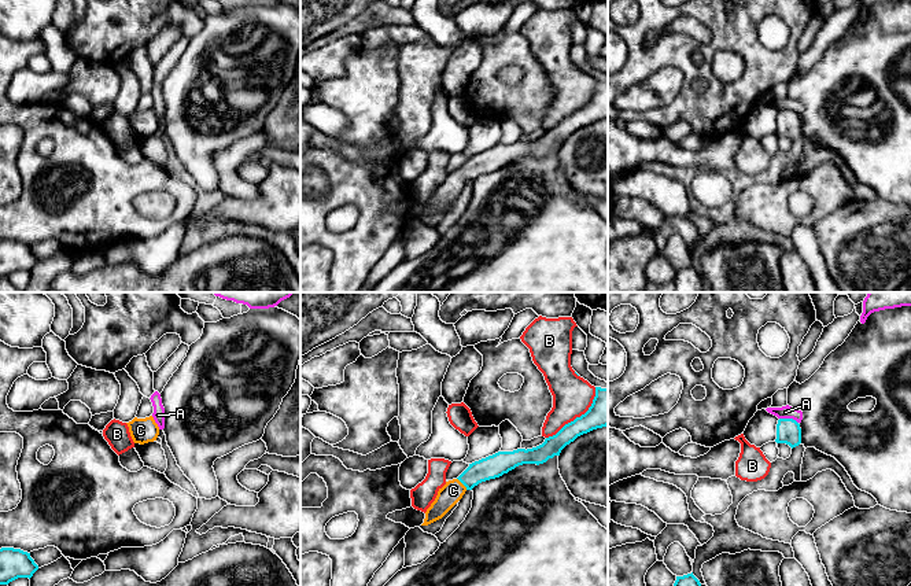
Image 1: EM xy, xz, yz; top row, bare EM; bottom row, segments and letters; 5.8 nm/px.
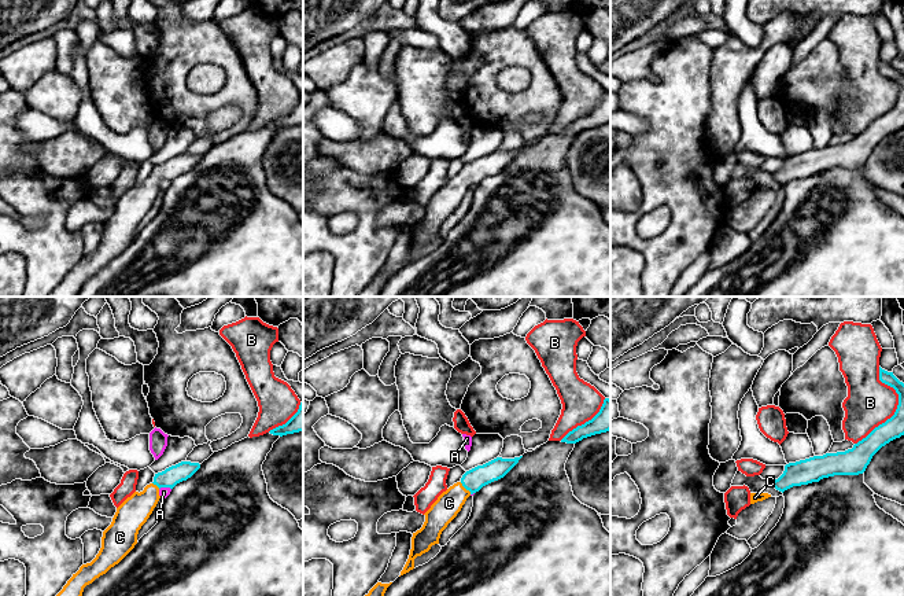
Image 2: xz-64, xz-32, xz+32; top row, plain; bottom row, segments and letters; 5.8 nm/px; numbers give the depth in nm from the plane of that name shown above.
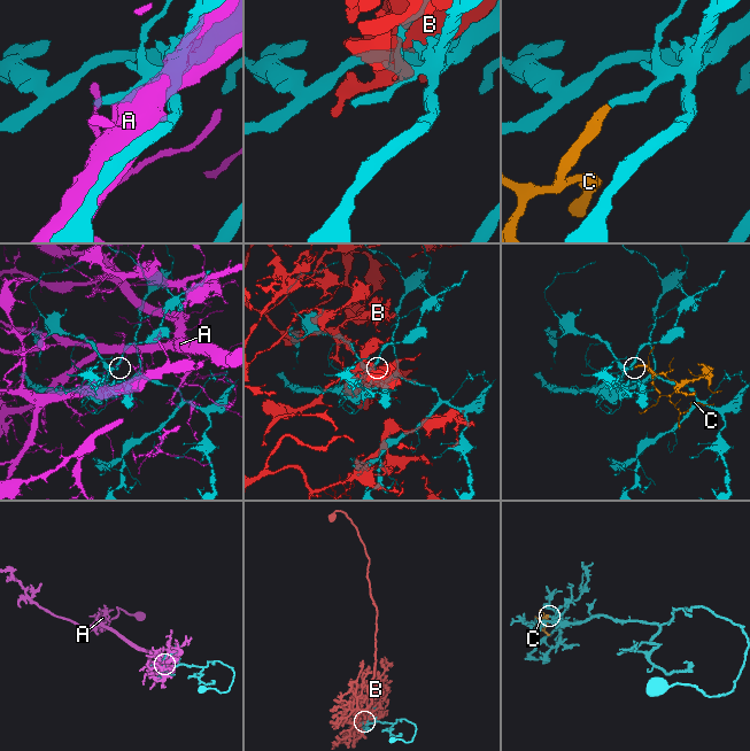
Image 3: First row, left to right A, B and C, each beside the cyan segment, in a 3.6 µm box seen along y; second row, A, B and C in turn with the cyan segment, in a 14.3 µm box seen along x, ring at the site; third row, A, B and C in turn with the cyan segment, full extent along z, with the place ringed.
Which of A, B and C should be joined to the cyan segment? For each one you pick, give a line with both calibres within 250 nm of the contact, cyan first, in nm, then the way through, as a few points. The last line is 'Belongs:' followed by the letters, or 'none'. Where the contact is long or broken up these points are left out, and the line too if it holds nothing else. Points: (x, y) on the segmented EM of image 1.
C: Thickness 140 nm (cyan) against 120 nm. Path across: xz (491, 467), (478, 471), (461, 482), (453, 490)
Belongs: C

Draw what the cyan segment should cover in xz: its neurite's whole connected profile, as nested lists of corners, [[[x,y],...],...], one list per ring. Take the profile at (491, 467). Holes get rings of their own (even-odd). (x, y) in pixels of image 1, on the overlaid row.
[[[595,387],[595,397],[589,410],[565,424],[556,435],[532,449],[498,452],[493,456],[469,464],[469,467],[453,480],[439,489],[435,501],[425,512],[421,526],[428,526],[442,519],[465,494],[482,482],[495,479],[523,464],[543,464],[573,442],[578,436],[608,425],[608,388]]]

